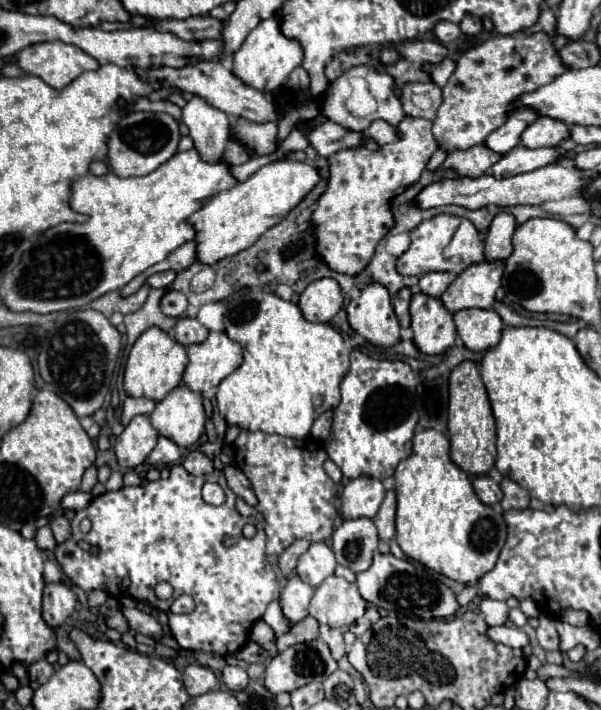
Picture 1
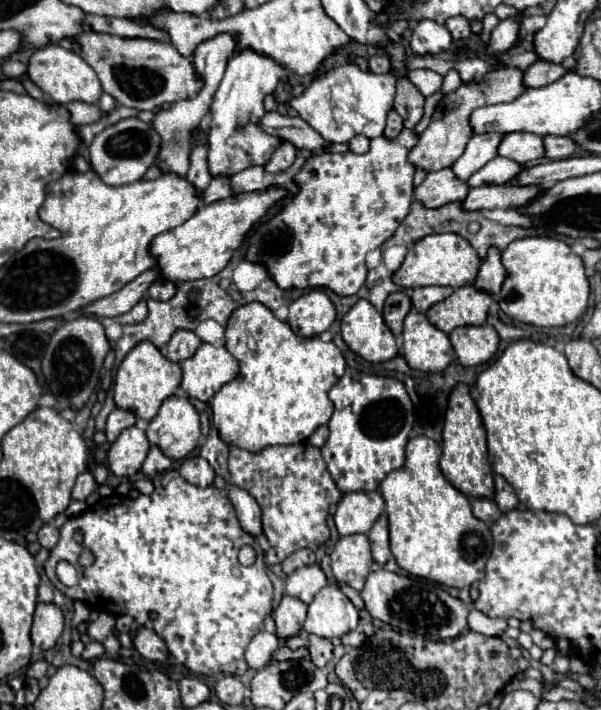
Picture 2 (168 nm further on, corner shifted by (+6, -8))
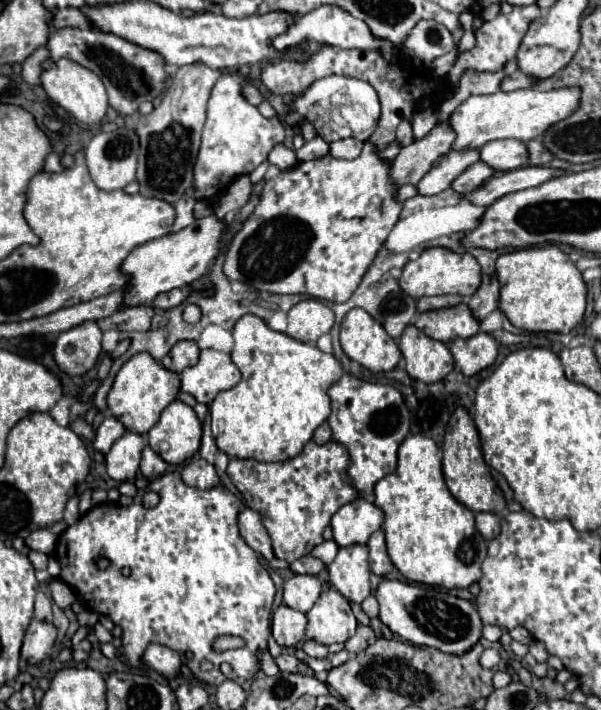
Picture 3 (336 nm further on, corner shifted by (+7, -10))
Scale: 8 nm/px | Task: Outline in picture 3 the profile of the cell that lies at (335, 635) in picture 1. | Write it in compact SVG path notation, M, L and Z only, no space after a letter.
M314 640L304 642L304 644L302 644L302 650L304 650L308 656L312 656L312 658L326 658L326 656L328 656L328 648L322 646L322 644L318 644L318 642L314 642Z

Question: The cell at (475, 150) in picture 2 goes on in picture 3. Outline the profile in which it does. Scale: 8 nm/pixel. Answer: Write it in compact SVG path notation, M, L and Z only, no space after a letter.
M462 150L462 152L448 152L442 158L438 158L432 166L432 170L416 184L418 194L422 196L434 196L446 190L452 180L462 174L468 166L478 162L478 150Z

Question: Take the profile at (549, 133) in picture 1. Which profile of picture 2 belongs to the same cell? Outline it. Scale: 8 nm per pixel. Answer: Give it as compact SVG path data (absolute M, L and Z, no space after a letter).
M513 132L513 136L505 136L499 144L499 156L527 164L545 156L545 144L541 136L533 136L531 132Z

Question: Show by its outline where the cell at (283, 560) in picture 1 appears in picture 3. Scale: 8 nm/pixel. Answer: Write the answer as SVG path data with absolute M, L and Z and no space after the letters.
M304 556L304 558L298 558L296 562L290 564L292 572L296 572L296 574L312 574L312 576L320 574L324 568L326 568L326 564L322 560L318 560L318 558L314 558L314 556Z

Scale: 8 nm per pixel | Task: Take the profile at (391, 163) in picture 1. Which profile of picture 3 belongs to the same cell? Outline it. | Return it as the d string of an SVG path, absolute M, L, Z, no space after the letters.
M364 142L362 154L354 160L340 160L326 154L310 162L298 162L294 168L266 180L252 216L230 240L224 274L228 280L244 282L256 292L306 294L316 300L346 302L400 218L402 202L396 198L396 188L388 178L388 164L378 158L370 142Z

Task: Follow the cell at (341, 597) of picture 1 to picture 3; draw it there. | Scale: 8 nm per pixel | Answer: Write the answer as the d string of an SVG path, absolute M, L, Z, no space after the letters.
M334 588L324 590L306 616L306 638L324 646L330 646L334 642L346 642L358 626L350 602Z

